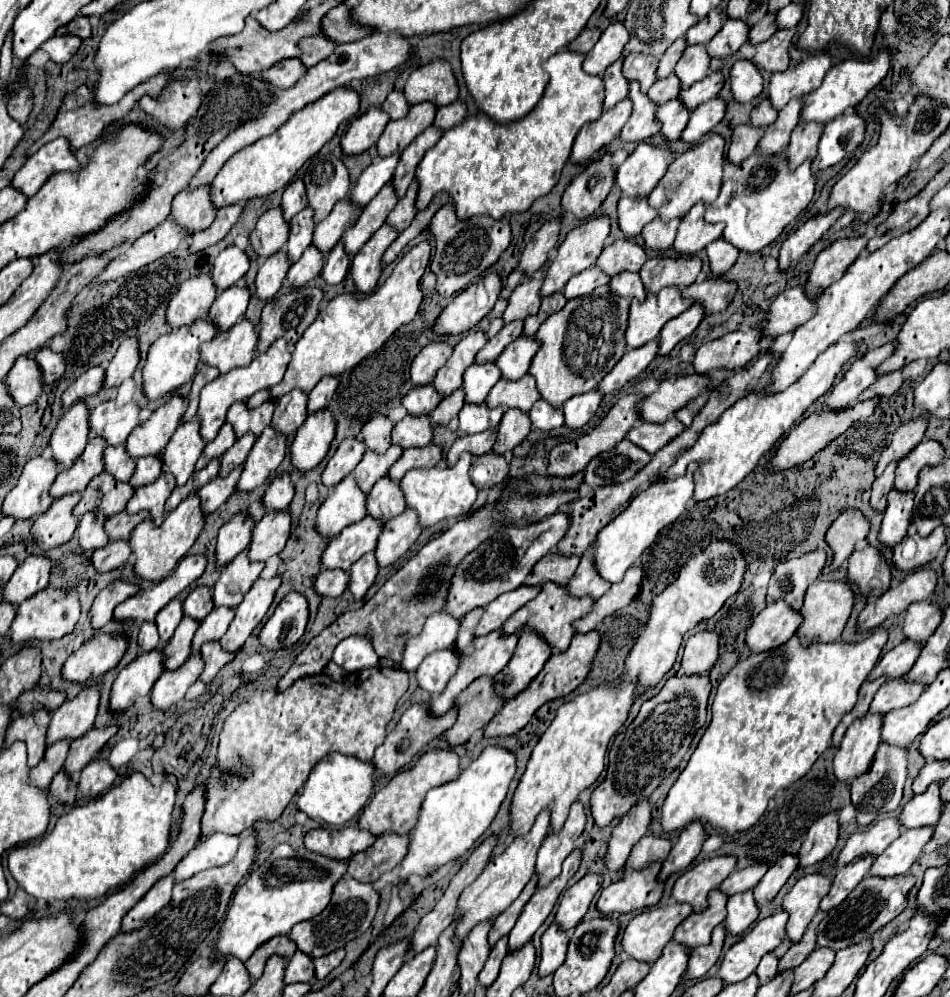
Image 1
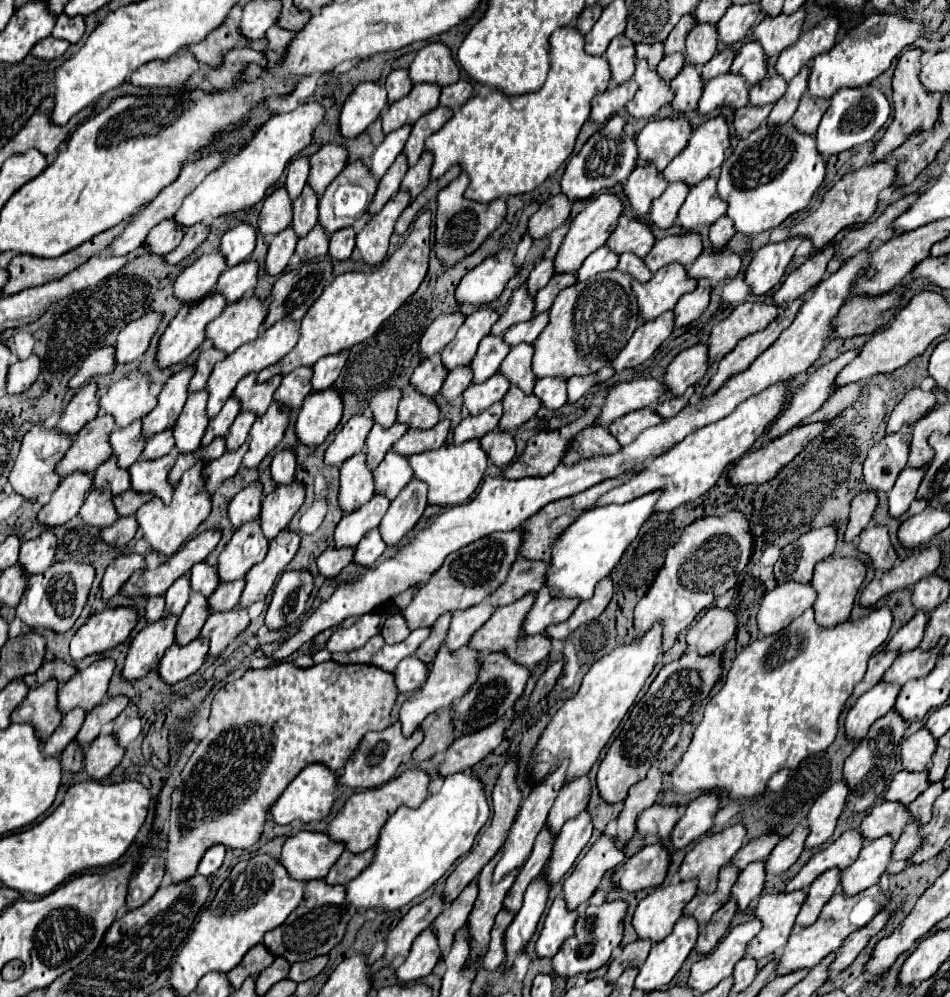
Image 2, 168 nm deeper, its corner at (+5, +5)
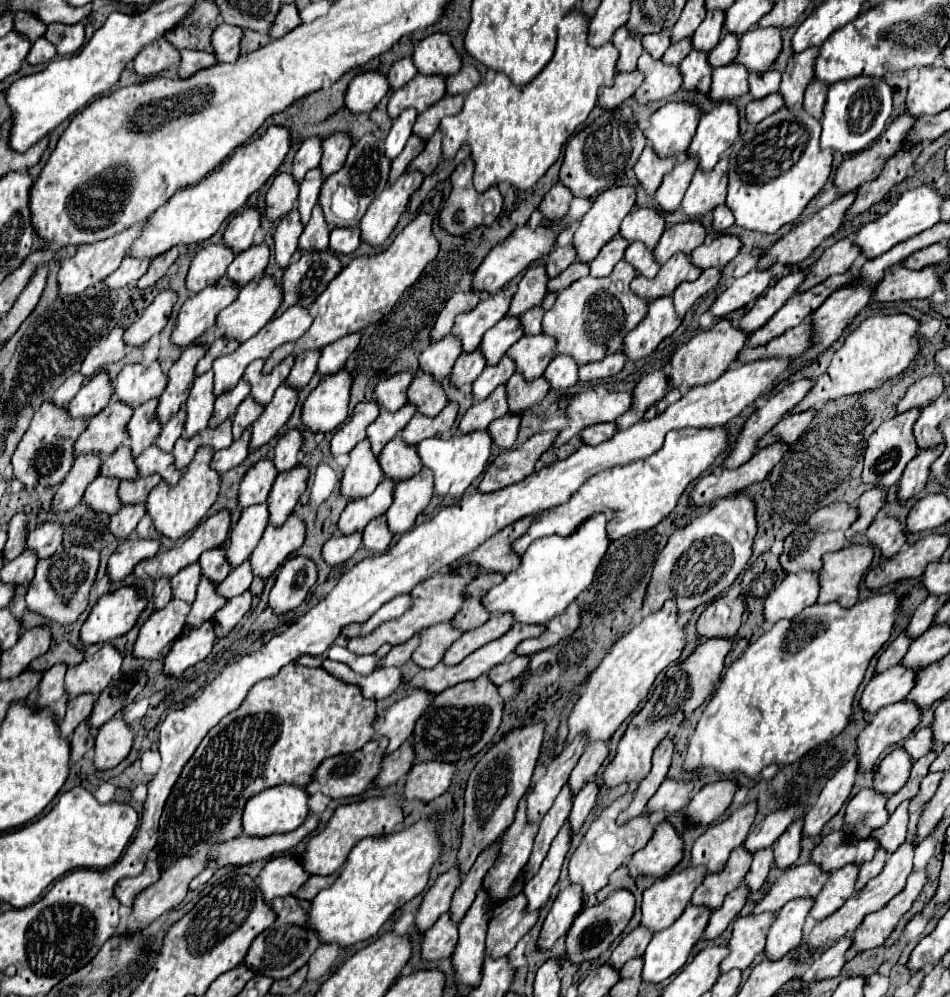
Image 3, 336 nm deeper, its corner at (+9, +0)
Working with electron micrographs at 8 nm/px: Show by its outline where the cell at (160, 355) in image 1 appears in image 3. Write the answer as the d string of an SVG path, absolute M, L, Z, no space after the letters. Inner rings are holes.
M223 276L213 286L207 286L199 294L187 298L179 310L171 344L179 348L195 344L195 340L215 324L217 314L237 298L237 292L237 286Z

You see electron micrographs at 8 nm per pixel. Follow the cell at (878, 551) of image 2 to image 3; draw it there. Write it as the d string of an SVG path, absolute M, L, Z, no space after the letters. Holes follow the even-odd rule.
M879 516L865 532L871 546L879 548L883 558L895 556L905 544L905 532L895 518Z

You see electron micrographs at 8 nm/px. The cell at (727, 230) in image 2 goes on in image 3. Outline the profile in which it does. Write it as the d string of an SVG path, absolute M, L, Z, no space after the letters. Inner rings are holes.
M723 204L723 206L717 206L715 212L713 212L713 232L717 234L723 234L729 226L733 226L733 214L731 210Z

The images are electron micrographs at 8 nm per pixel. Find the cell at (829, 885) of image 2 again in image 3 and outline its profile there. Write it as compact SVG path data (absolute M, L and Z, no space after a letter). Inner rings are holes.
M797 898L787 902L779 914L775 924L769 928L765 952L771 960L783 958L789 950L797 948L803 938L803 926L811 912L811 902L815 898Z

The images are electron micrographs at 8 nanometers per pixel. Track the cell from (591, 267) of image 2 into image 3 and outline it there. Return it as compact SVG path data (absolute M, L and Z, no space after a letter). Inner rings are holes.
M613 238L613 240L609 240L609 242L601 248L601 252L597 254L597 258L589 264L589 276L597 278L597 276L607 276L607 274L611 274L611 270L615 268L615 264L623 258L627 246L629 246L629 244L627 244L623 238Z

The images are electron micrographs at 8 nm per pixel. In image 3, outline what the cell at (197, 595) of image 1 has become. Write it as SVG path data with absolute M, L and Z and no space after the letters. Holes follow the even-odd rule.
M215 548L215 550L207 550L201 558L199 558L199 566L201 566L201 576L219 584L223 582L223 578L229 574L231 566L229 562L225 562L225 550L223 548Z

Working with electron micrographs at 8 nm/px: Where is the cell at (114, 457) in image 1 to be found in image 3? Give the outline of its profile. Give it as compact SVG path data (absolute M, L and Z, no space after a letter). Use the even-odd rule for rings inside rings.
M149 400L141 404L133 412L127 424L127 436L129 436L127 444L131 448L133 458L137 458L143 450L147 450L147 446L151 446L161 432L161 424L155 418L155 408L157 408L157 400Z

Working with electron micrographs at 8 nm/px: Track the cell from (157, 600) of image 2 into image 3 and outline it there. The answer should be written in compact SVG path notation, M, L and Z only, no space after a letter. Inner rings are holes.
M161 578L155 582L155 590L153 590L153 604L157 610L161 610L163 606L167 606L167 602L171 600L171 586L169 586L169 578Z

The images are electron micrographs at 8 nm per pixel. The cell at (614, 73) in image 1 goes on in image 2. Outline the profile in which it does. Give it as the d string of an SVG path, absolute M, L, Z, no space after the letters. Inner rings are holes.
M625 35L615 37L609 43L605 57L609 59L611 65L611 75L613 75L611 83L623 83L633 77L637 57L635 57L635 43L631 39L627 39Z

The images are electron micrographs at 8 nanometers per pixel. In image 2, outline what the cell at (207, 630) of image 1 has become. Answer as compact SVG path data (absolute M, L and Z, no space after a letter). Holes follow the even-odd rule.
M245 579L229 581L229 583L219 585L219 587L215 589L215 593L209 597L209 603L211 603L213 613L215 613L215 611L233 609L233 607L239 603L239 597L241 597L241 593L243 593L243 587L245 587Z

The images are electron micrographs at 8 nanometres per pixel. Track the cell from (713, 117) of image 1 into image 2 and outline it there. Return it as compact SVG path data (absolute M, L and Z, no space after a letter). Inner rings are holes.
M723 73L707 81L703 97L699 101L699 113L709 115L711 111L723 107L739 109L747 103L749 103L749 89L745 87L745 79L735 73Z

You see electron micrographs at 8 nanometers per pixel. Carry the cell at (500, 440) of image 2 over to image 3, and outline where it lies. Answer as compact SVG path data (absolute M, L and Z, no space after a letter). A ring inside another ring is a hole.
M507 414L495 422L491 422L491 426L487 428L487 432L491 434L493 438L493 444L501 450L509 450L517 438L517 428L519 428L519 422L521 422L521 416L513 416L513 414Z

